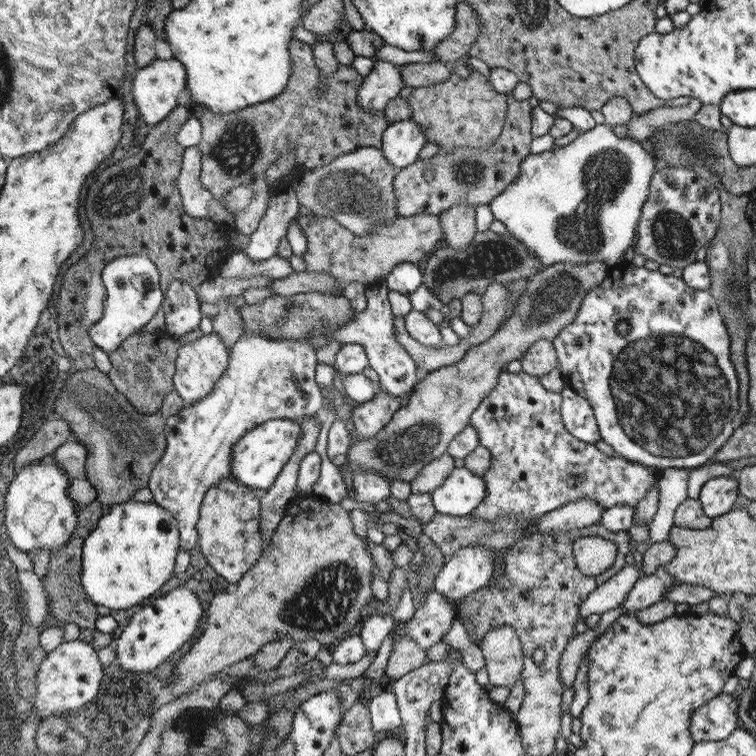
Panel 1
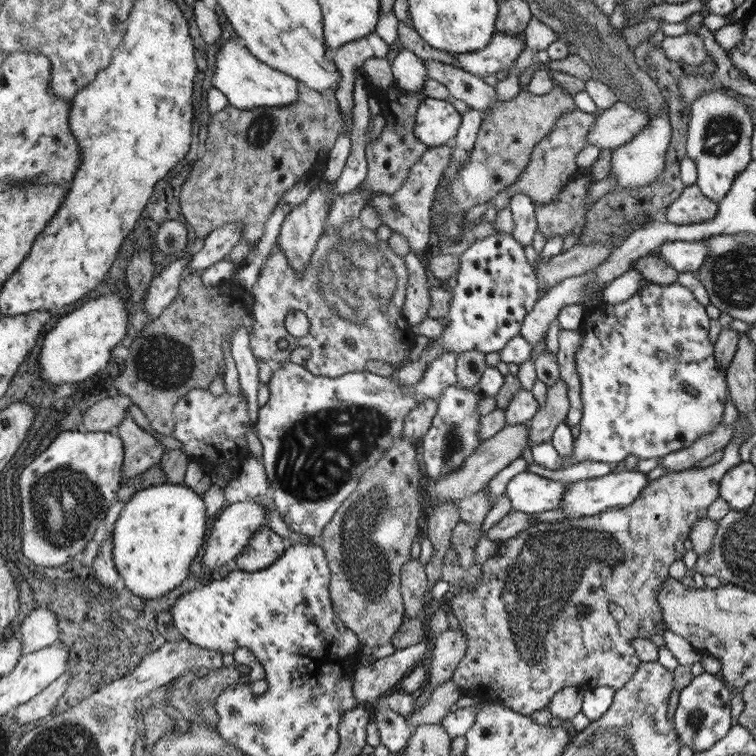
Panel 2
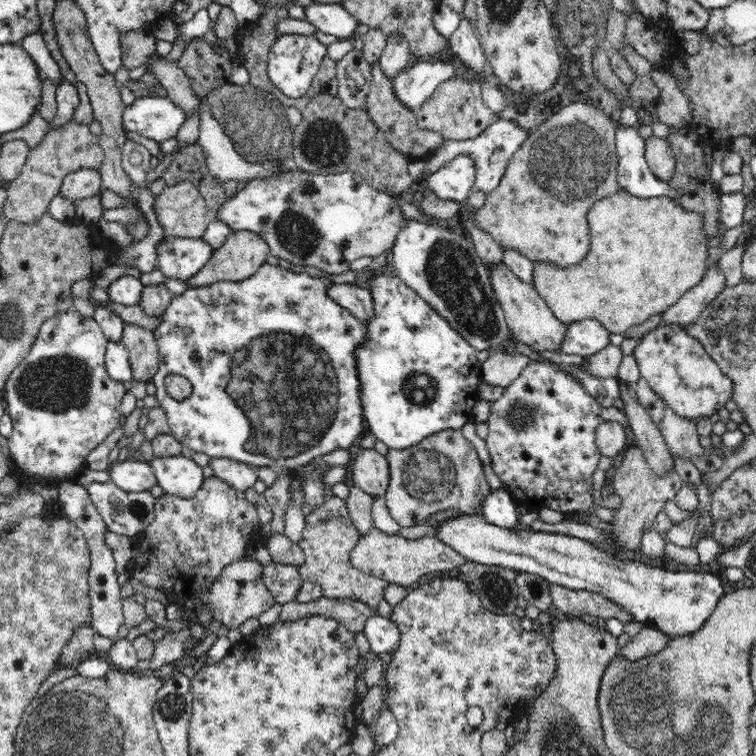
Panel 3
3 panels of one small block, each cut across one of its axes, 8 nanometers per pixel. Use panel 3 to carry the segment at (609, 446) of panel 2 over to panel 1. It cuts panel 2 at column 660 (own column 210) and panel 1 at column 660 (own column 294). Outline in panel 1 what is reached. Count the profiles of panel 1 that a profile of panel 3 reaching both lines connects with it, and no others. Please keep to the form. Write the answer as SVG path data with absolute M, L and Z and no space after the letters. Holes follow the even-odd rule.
M631 264L607 268L607 278L597 288L591 288L587 292L587 296L585 296L577 316L573 318L573 322L569 326L561 328L559 336L553 340L553 348L557 354L555 356L557 368L561 370L565 384L569 384L575 392L579 392L579 396L585 398L587 404L591 406L593 418L595 418L597 428L599 428L599 438L607 446L611 446L623 460L633 462L633 464L641 464L641 466L649 466L649 468L657 468L657 470L667 470L667 468L671 468L671 470L693 470L693 466L701 466L703 462L709 460L711 454L715 454L719 448L723 448L723 444L727 444L727 440L733 432L731 422L733 422L737 408L739 408L739 386L737 386L735 368L733 368L731 358L729 358L731 356L729 344L731 344L731 338L727 334L727 328L721 322L719 306L709 292L693 290L683 280L673 278L673 276L665 276L663 270L651 272L647 268L635 268ZM621 320L629 324L629 332L625 336L619 336L615 332L615 324Z

